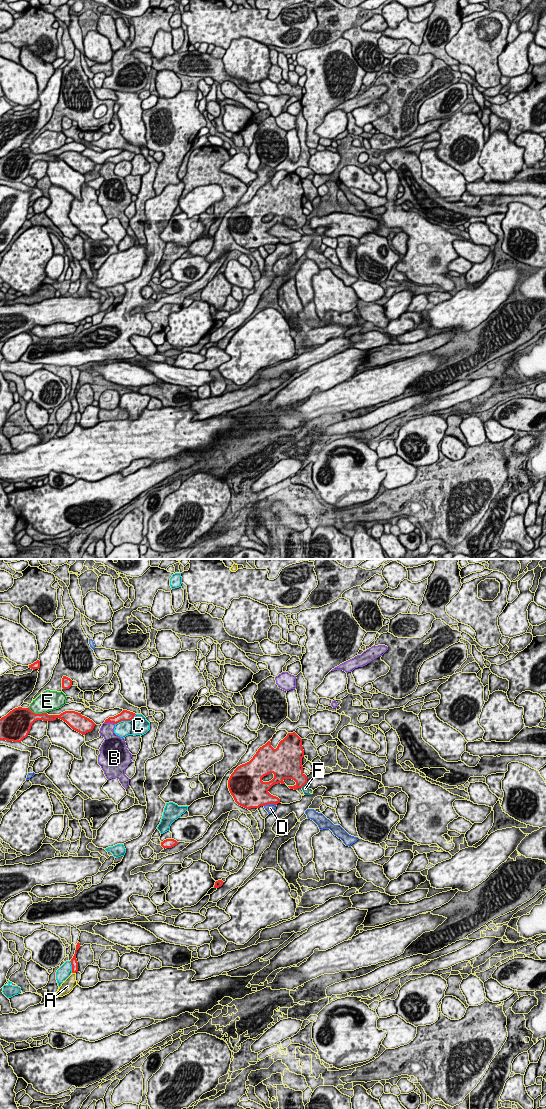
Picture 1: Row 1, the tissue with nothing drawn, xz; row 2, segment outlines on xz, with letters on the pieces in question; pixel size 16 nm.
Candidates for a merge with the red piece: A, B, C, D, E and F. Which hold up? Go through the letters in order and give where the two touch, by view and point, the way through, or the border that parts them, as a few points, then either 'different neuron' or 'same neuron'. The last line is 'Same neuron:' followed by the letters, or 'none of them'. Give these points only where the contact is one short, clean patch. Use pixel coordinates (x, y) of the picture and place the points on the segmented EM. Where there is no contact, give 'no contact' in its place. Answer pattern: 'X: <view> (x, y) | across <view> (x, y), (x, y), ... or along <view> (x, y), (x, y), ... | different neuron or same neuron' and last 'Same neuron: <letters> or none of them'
A: xz (74, 972) | different neuron
B: xz (109, 721) | different neuron
C: xz (125, 720) | different neuron
D: xz (269, 803) | different neuron
E: xz (37, 714) | different neuron
F: xz (303, 785) | along xz (306, 782), (301, 787) | different neuron
Same neuron: none of them

